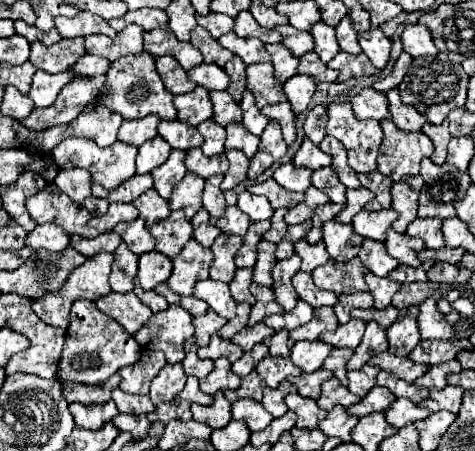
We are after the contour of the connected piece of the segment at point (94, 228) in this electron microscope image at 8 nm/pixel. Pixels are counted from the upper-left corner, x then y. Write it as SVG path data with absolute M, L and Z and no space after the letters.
M52 182L46 184L46 188L40 190L36 196L30 196L30 198L26 200L26 208L28 208L28 214L32 216L34 222L38 222L38 224L54 222L54 224L58 224L60 228L64 228L64 232L68 232L70 236L76 234L76 236L82 236L82 238L96 238L96 236L100 236L100 234L104 234L104 232L110 232L116 224L120 224L120 222L130 222L130 220L134 220L134 218L138 216L136 208L134 208L132 204L112 204L104 216L92 216L84 206L74 204L74 202L72 202L64 192L60 192L60 190L56 188L56 184L52 184Z

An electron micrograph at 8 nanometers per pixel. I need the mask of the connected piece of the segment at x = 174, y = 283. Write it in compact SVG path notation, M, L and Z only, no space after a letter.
M194 238L182 248L182 252L172 260L174 270L166 280L168 288L176 294L192 294L192 288L198 280L208 278L208 270L212 264L212 252L202 248Z

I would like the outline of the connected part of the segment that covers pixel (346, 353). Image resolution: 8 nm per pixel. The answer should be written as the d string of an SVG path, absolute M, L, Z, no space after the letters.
M332 348L332 352L328 354L328 358L324 360L322 368L330 370L340 380L340 384L346 386L348 384L346 362L352 358L352 354L354 354L354 350L350 350L350 348Z

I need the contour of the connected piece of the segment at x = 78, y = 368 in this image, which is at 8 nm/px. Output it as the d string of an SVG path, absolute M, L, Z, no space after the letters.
M78 300L70 312L70 326L66 330L66 342L60 356L56 378L60 382L82 382L82 384L102 384L120 368L134 364L140 358L140 346L132 336L124 332L120 324L110 320L98 306L90 300Z

